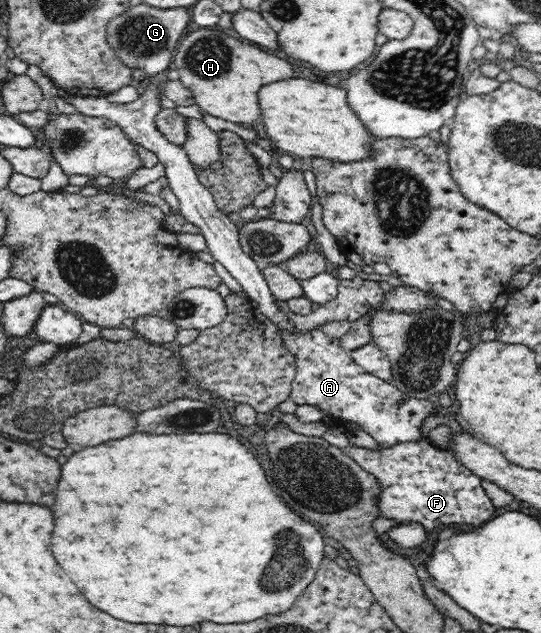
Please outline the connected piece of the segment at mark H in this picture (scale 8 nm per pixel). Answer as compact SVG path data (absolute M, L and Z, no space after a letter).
M200 27L185 35L173 53L171 67L178 71L180 81L192 90L195 103L208 116L258 132L261 132L263 116L258 103L260 89L264 85L296 77L290 61L280 59L271 50L230 37L215 27Z

